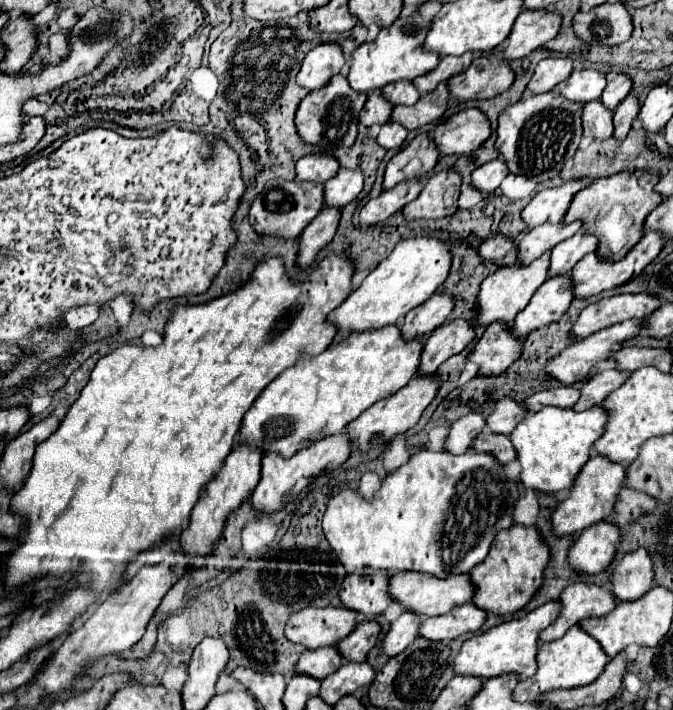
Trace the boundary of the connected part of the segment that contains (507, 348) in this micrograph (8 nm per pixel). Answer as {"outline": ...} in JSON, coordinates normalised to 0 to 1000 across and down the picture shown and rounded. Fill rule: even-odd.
{"outline":[[[731,454],[698,499],[698,510],[713,513],[716,530],[737,530],[773,504],[776,487],[761,470],[761,454]]]}

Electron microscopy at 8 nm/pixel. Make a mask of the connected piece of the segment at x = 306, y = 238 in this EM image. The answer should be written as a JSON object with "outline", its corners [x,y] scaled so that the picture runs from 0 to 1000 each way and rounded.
{"outline":[[[481,290],[475,301],[458,315],[458,321],[452,321],[452,327],[446,330],[443,375],[461,375],[464,369],[470,369],[473,352],[478,352],[496,335],[505,301],[508,296]]]}

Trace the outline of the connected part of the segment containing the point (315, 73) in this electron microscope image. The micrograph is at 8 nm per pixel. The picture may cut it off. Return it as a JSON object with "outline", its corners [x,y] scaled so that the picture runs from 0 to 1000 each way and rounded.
{"outline":[[[499,59],[473,62],[467,70],[455,76],[443,104],[443,118],[461,130],[478,124],[481,118],[490,115],[496,104],[508,99],[508,93],[511,93],[511,79],[505,62]]]}

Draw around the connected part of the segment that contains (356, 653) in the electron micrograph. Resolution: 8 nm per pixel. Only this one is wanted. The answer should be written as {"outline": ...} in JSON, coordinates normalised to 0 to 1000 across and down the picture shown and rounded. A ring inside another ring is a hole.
{"outline":[[[541,876],[541,879],[532,879],[526,890],[517,893],[511,901],[505,901],[499,913],[514,932],[541,932],[547,915],[562,904],[565,904],[562,876]]]}

